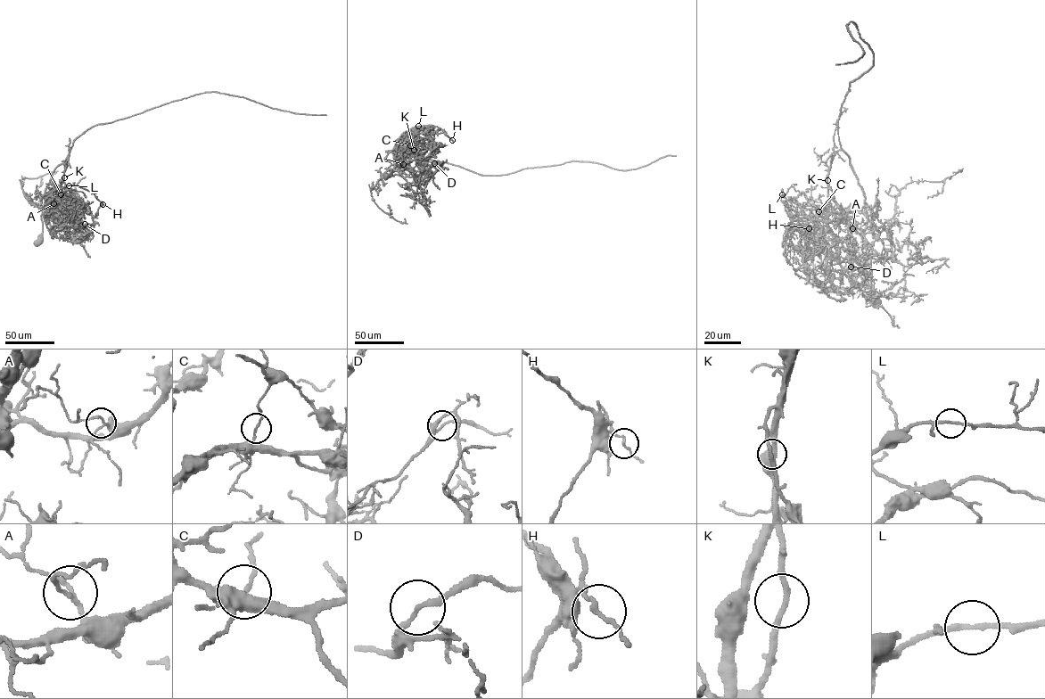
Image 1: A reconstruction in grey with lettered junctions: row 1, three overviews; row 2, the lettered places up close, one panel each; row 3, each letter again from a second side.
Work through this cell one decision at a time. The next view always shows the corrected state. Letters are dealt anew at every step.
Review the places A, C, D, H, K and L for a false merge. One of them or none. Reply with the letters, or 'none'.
C

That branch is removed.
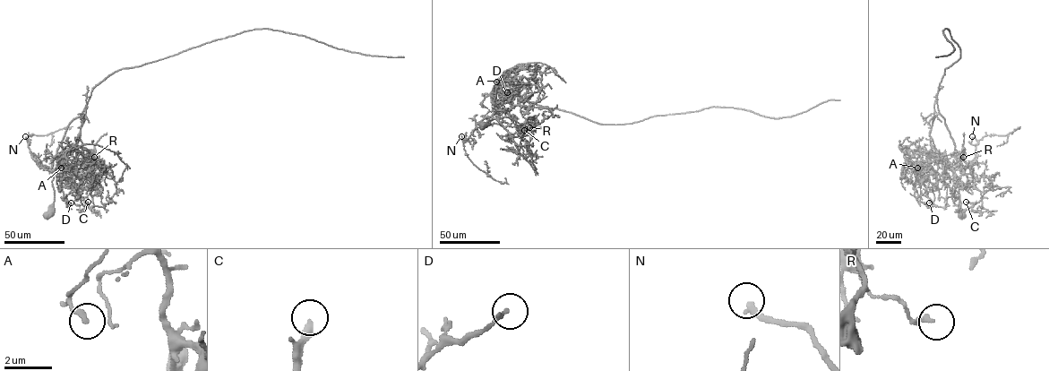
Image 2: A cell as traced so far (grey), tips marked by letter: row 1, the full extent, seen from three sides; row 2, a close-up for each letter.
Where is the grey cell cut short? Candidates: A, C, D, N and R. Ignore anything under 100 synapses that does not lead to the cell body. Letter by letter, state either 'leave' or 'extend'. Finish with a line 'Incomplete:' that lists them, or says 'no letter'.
A: leave
C: leave
D: leave
N: extend
R: leave
Incomplete: N

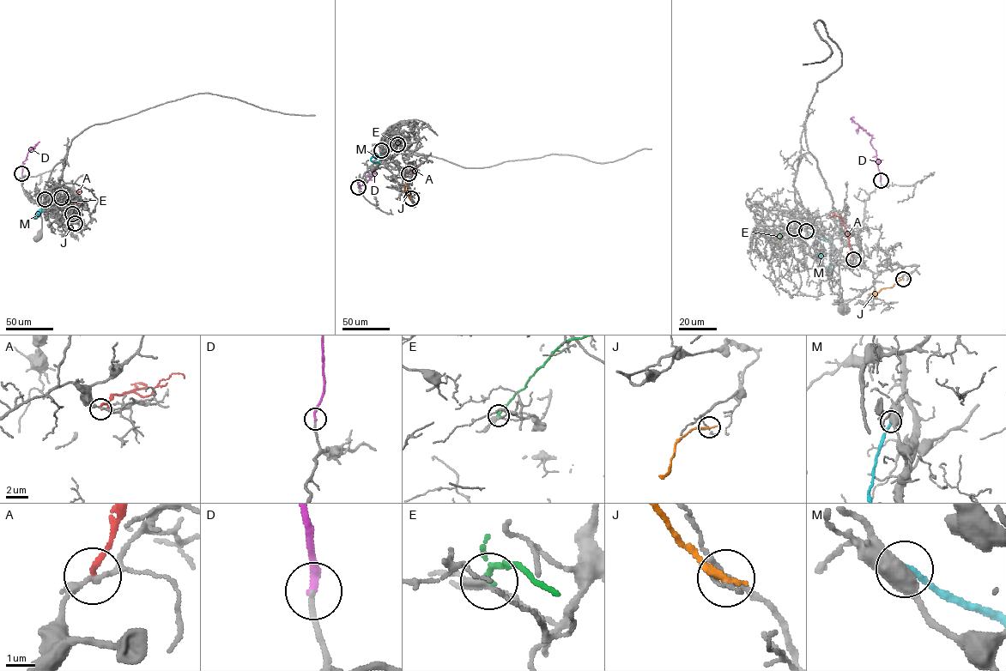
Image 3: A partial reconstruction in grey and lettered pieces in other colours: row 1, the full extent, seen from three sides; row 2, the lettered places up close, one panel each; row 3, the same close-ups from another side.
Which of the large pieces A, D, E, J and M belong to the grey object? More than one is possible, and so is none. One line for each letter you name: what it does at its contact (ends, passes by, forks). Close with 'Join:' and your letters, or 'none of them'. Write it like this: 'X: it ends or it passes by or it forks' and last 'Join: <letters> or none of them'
D: it ends
Join: D

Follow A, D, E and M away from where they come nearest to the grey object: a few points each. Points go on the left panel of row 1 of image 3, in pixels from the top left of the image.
A: (72, 214), (79, 192)
D: (21, 173), (27, 154), (39, 142)
E: (61, 197), (72, 202)
M: (45, 199), (42, 211), (34, 218), (40, 208)

